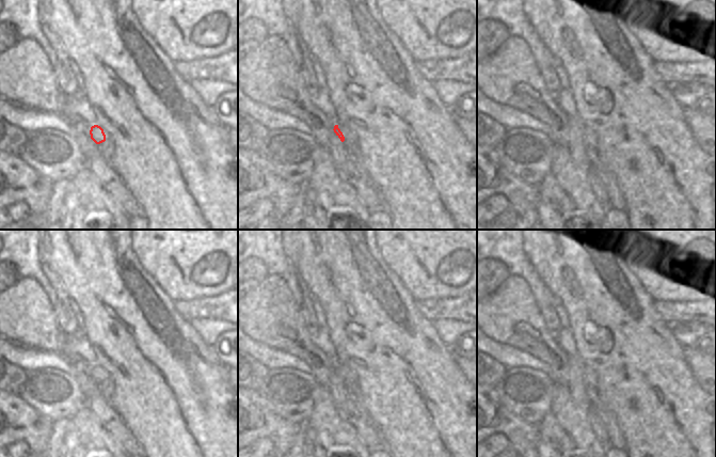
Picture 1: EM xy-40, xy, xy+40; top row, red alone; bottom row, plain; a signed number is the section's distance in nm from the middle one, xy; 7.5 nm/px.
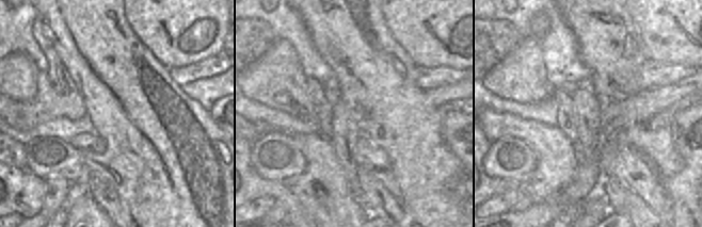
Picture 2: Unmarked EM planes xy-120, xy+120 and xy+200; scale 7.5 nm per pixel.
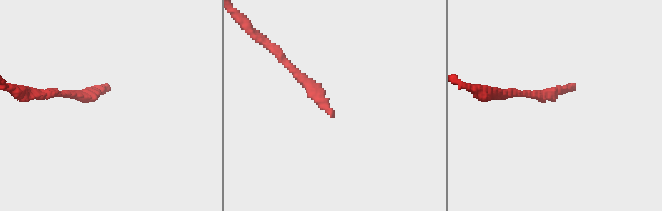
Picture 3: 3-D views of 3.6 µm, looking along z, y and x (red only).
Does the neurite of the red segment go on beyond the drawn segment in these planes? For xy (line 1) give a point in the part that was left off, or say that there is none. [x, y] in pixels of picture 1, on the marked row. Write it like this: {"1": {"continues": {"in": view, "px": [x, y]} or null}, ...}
{"1": {"continues": null}}

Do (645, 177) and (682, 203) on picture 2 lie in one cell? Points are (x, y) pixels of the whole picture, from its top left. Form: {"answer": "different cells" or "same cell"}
{"answer": "different cells"}

